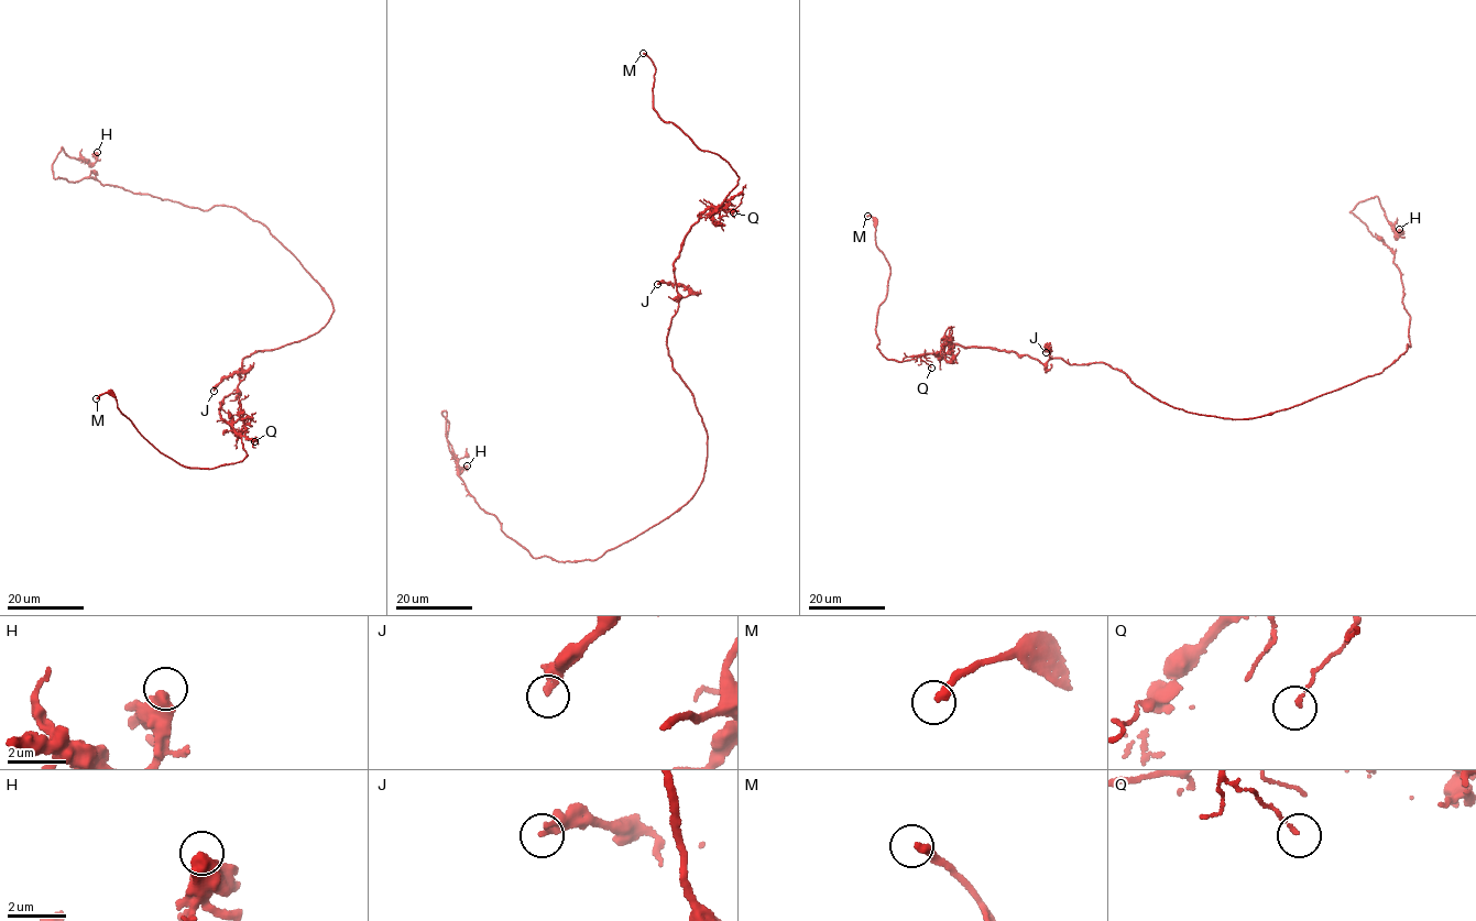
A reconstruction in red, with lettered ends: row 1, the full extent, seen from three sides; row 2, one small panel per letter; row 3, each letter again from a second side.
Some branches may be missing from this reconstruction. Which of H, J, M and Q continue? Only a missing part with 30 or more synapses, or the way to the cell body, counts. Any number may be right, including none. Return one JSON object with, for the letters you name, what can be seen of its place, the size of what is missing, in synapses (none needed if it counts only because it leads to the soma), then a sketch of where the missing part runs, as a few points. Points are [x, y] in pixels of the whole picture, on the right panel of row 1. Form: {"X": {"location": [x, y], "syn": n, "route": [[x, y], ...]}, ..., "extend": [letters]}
{"M": {"location": [867, 216]}, "extend": ["M"]}

